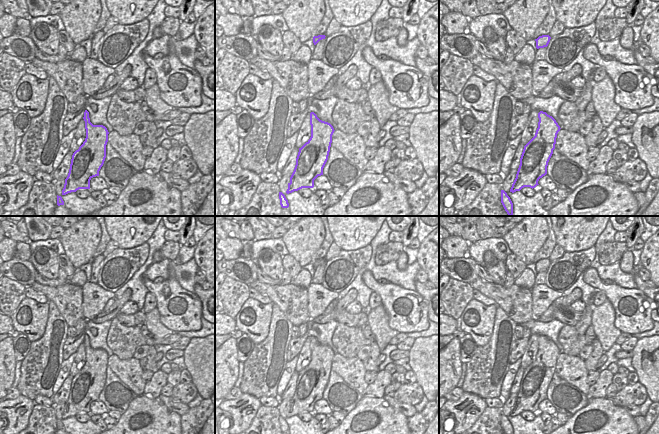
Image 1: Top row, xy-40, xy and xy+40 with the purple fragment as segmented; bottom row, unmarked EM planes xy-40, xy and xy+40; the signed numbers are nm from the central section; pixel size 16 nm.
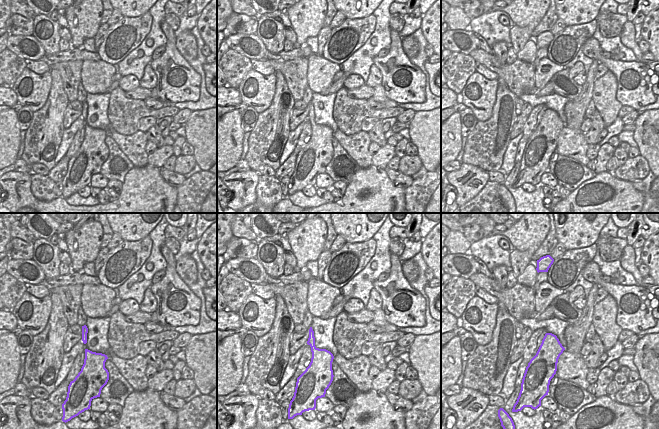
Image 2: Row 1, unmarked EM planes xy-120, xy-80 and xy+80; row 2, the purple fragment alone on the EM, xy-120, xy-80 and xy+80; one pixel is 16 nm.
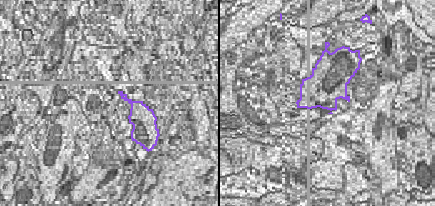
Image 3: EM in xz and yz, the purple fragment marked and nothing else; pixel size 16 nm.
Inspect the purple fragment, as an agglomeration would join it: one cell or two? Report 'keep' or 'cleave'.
keep

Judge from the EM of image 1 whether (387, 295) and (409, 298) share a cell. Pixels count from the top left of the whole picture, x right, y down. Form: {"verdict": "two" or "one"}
{"verdict": "one"}

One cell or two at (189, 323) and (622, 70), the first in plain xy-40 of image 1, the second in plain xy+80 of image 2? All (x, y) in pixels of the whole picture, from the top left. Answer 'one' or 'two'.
one

